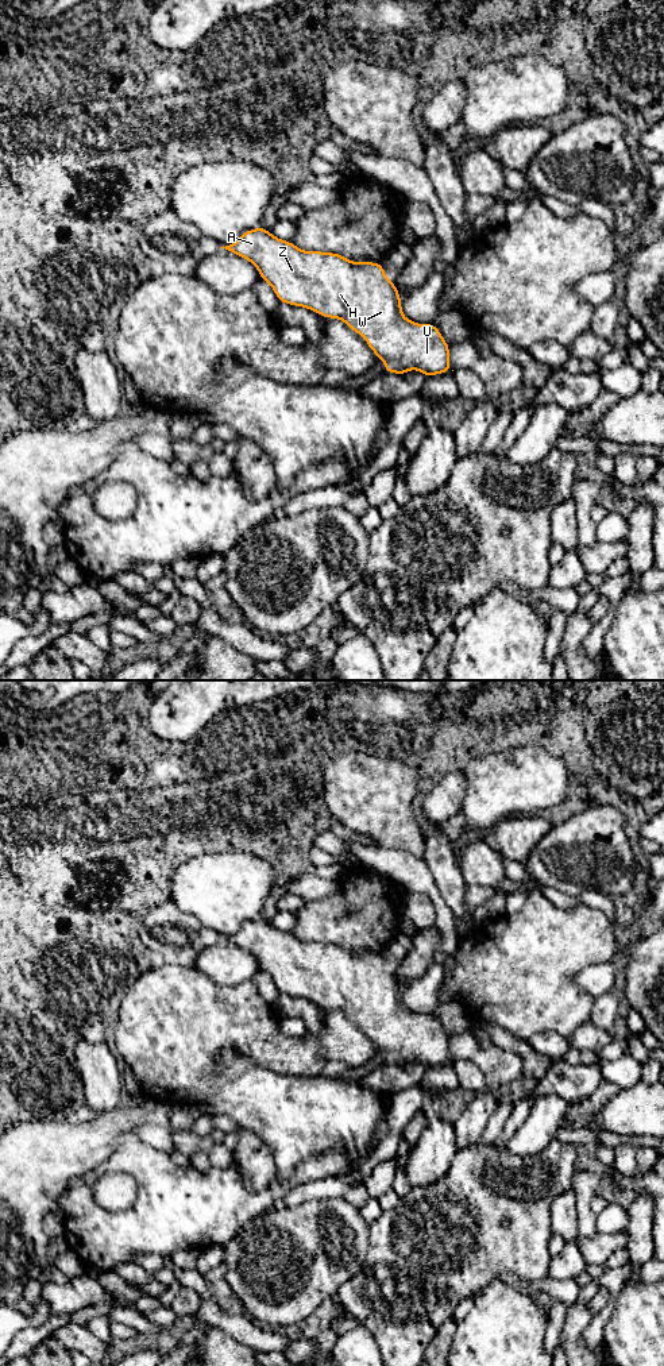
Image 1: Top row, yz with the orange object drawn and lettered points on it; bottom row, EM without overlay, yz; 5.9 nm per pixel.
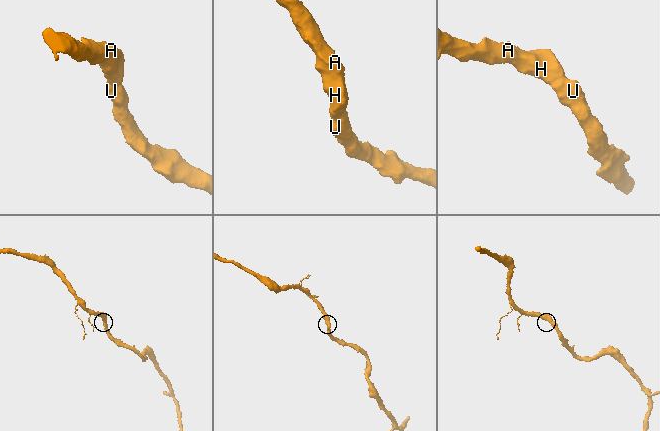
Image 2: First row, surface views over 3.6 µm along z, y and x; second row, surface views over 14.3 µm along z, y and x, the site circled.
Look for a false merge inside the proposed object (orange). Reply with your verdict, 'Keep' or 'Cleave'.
Keep

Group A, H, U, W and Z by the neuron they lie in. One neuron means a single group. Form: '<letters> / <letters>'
A H U W Z

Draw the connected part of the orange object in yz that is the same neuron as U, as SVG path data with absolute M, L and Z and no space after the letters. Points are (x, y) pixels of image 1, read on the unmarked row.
M263 918L248 921L235 934L220 939L251 953L260 971L271 976L279 993L344 1012L366 1030L371 1042L383 1051L386 1064L404 1066L418 1061L429 1069L452 1061L449 1035L441 1023L433 1014L418 1015L402 1006L402 988L395 975L386 969L381 954L351 953L335 944L304 942L292 933L275 929Z

